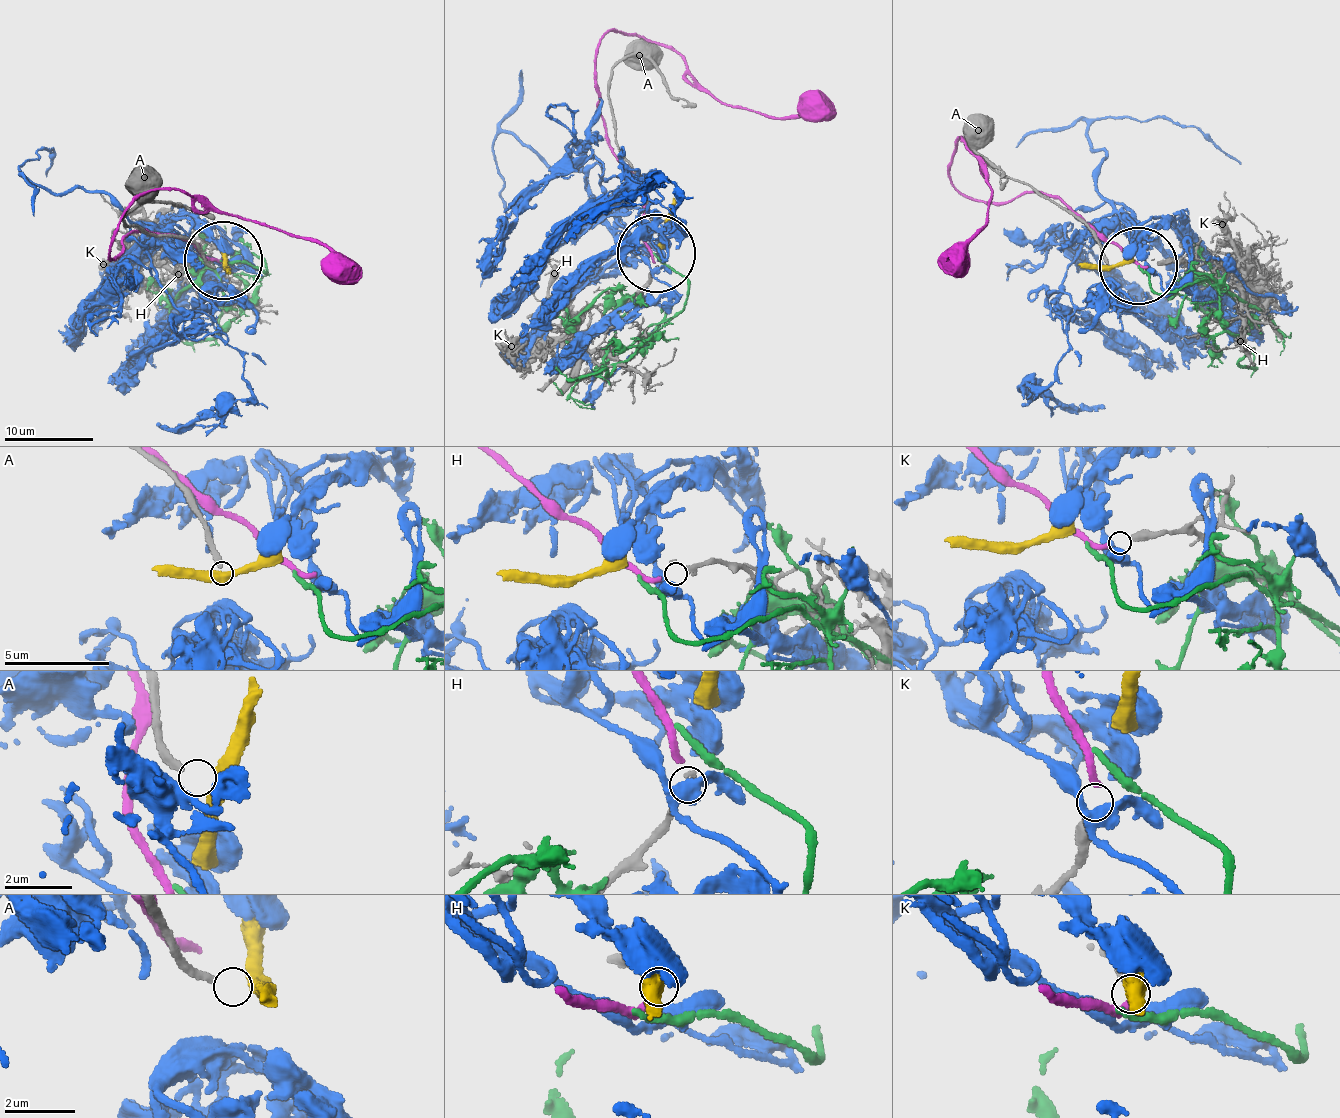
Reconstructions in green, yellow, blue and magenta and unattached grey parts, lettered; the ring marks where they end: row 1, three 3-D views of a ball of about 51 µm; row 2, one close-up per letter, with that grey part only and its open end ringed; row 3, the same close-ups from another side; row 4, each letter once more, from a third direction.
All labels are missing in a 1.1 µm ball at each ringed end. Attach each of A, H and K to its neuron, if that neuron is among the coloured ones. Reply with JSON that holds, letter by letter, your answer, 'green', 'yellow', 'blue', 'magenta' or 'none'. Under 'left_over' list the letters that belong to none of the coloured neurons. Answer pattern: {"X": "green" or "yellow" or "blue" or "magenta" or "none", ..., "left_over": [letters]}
{"A": "none", "H": "none", "K": "magenta", "left_over": ["A", "H"]}

